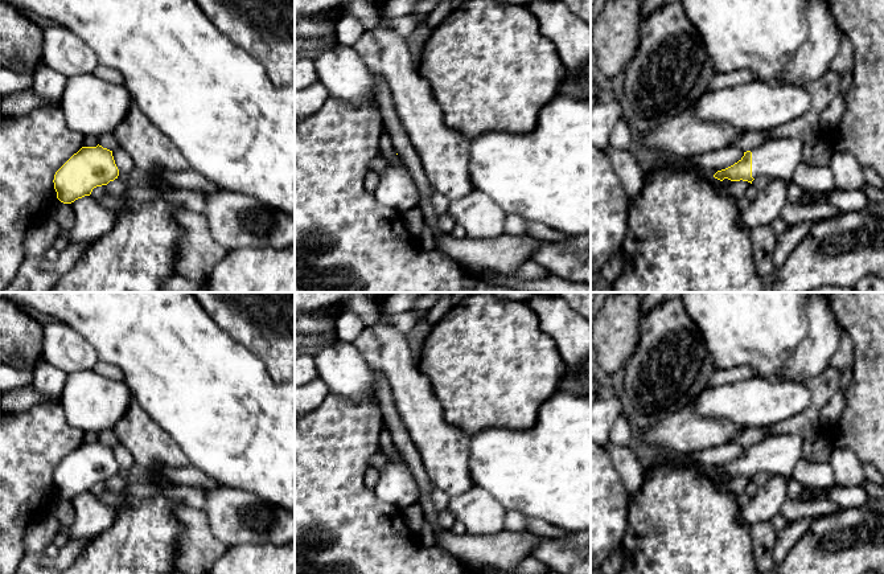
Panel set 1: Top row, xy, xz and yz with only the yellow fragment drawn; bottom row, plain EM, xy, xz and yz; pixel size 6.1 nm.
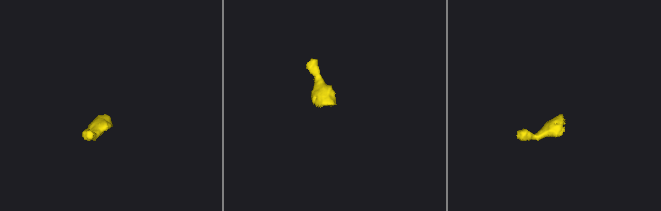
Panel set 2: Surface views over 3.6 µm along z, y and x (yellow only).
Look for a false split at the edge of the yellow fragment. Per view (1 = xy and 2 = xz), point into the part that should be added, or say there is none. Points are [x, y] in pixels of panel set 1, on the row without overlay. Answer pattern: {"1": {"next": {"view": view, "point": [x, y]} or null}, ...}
{"1": {"next": null}, "2": {"next": null}}

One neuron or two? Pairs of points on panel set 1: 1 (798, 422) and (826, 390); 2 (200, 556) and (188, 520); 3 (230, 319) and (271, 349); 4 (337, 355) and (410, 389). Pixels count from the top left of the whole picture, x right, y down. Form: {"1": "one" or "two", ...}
{"1": "one", "2": "one", "3": "one", "4": "two"}

